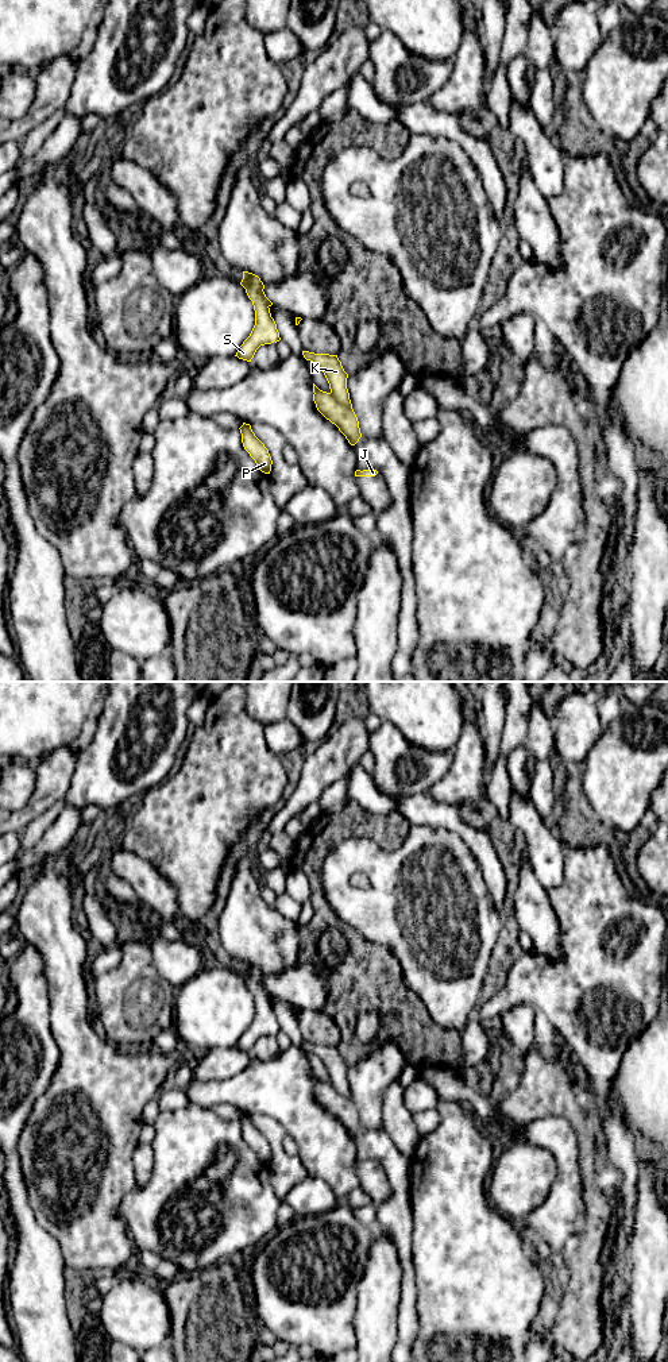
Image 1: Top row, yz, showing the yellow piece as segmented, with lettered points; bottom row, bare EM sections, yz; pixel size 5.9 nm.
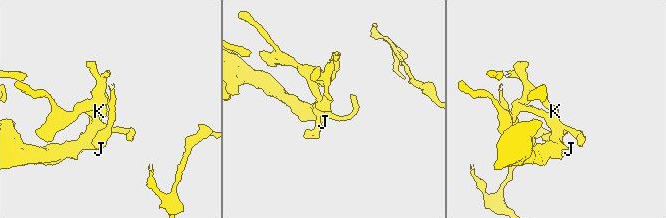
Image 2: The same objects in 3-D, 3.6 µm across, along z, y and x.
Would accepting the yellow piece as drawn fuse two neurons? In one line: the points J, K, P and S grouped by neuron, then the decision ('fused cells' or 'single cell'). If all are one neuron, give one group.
J S / K P | fused cells

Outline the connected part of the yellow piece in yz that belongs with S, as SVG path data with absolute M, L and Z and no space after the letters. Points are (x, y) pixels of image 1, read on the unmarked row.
M243 962L243 969L248 972L246 984L252 992L255 1002L255 1016L250 1027L239 1038L235 1047L251 1053L260 1037L277 1034L281 1031L277 1015L271 1008L270 999L263 992L265 976L260 969L252 964Z

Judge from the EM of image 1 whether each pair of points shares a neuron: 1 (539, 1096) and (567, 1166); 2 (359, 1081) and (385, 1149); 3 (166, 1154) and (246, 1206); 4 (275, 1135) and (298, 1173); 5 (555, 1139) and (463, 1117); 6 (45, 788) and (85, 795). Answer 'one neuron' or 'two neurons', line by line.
1: two neurons
2: two neurons
3: one neuron
4: one neuron
5: two neurons
6: two neurons

